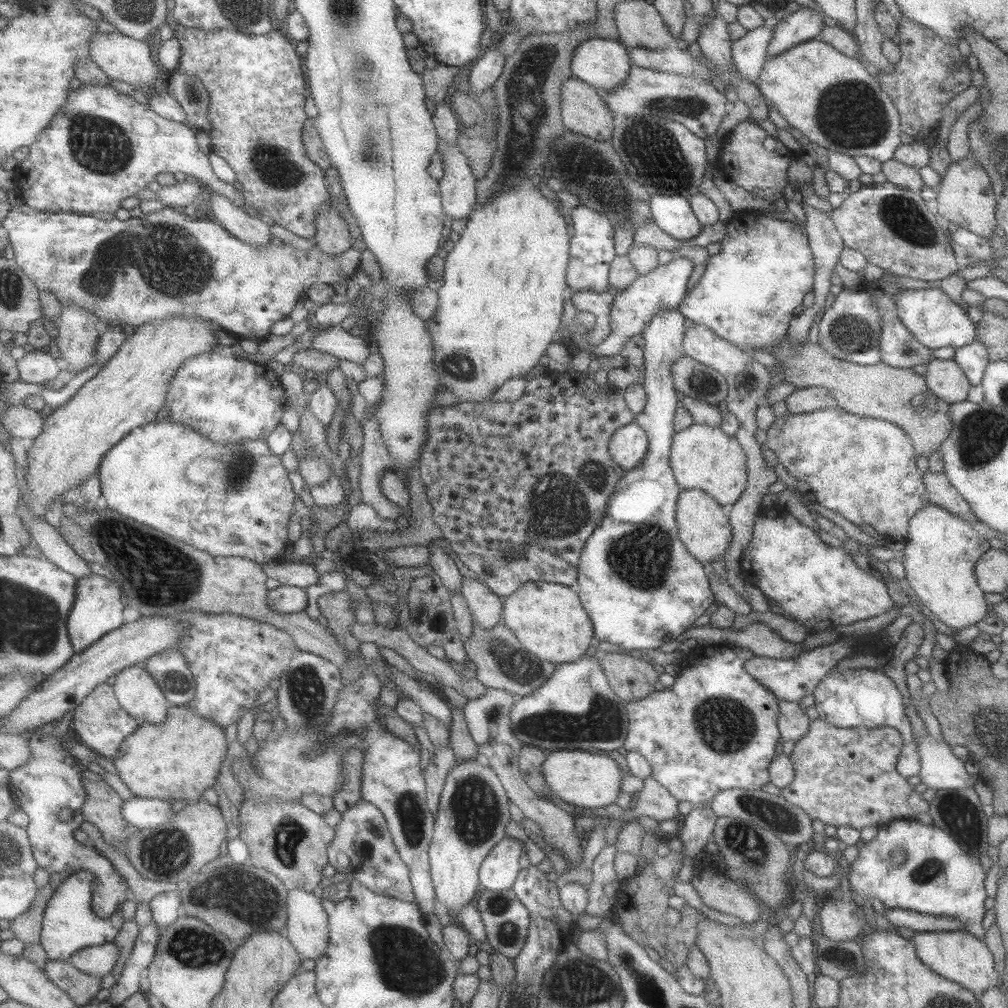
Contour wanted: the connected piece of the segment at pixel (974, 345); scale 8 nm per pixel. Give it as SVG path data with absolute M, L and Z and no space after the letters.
M972 341L966 346L957 348L953 359L965 372L970 384L981 384L984 371L989 363L989 352L983 342Z

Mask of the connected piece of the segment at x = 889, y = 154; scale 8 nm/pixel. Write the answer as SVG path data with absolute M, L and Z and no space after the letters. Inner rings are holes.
M818 38L801 42L786 52L767 59L757 80L757 86L778 112L810 142L820 144L828 151L841 152L847 156L867 156L880 164L893 159L898 146L902 145L901 118L892 99L882 90L876 77L858 61L827 42Z

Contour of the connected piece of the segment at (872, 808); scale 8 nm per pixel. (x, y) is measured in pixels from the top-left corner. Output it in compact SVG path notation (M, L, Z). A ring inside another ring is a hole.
M822 719L810 721L809 729L796 747L790 758L795 768L795 777L780 796L787 802L802 808L811 820L820 820L825 825L862 827L882 826L896 819L915 818L920 812L928 812L931 803L925 801L907 778L897 771L897 762L901 756L901 734L895 728L885 726L878 728L852 727L840 728Z

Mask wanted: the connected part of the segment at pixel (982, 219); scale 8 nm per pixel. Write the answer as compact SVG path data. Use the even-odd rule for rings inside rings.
M964 158L952 162L938 187L938 217L941 221L953 222L974 231L987 239L996 237L993 230L997 226L996 198L990 176L973 159Z

